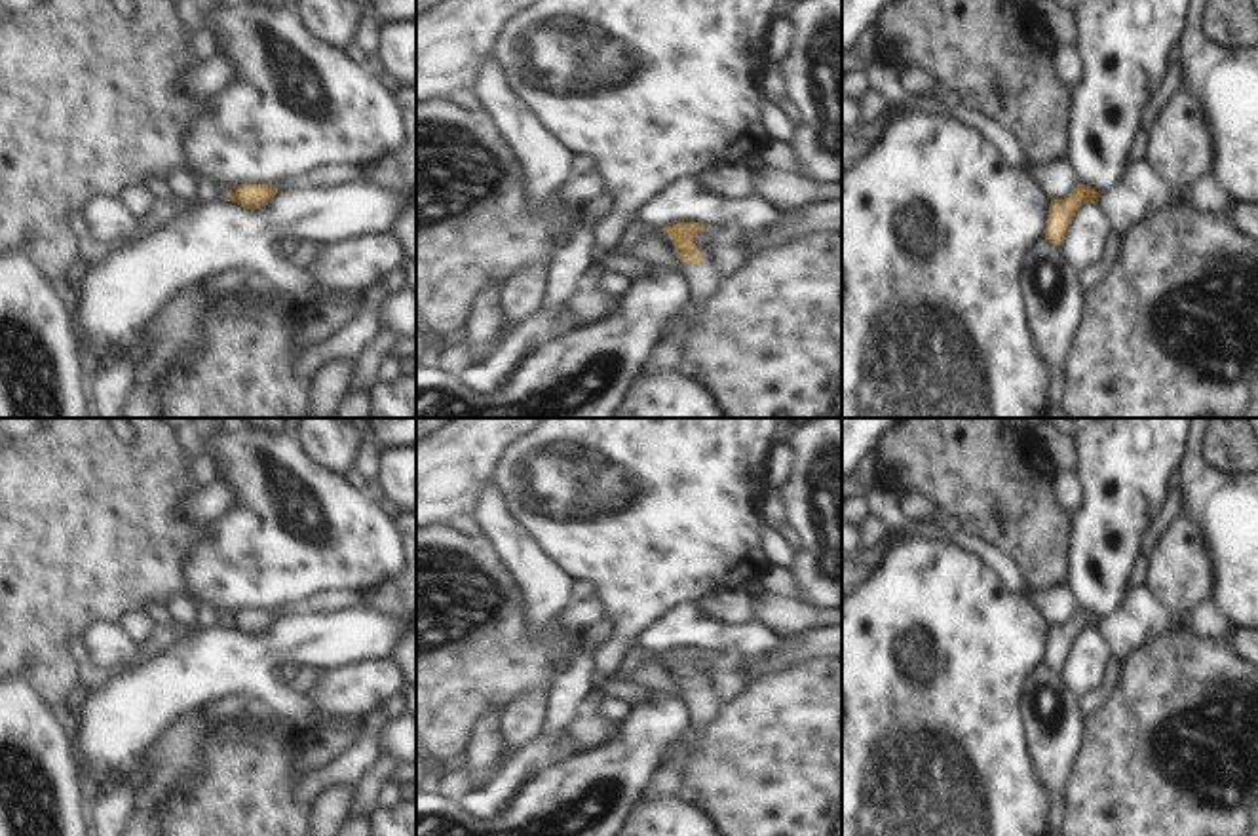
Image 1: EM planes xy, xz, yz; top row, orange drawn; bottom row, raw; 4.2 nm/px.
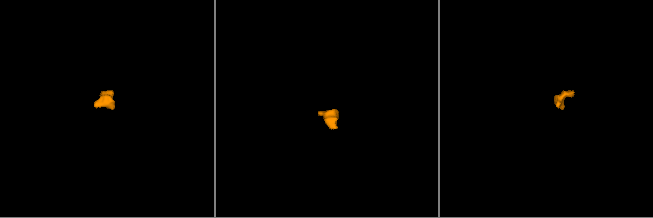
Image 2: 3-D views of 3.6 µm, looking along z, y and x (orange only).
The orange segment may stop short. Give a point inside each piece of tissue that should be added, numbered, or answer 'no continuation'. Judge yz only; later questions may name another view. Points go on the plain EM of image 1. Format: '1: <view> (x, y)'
no continuation

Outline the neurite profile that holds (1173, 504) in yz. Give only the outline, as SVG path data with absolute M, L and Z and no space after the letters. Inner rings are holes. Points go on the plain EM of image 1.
M1174 469L1169 479L1165 504L1144 534L1140 553L1150 555L1153 551L1155 543L1161 540L1180 511L1184 511L1184 479L1180 469Z

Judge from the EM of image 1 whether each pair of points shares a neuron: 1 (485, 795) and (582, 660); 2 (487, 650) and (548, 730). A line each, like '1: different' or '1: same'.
1: same
2: different

